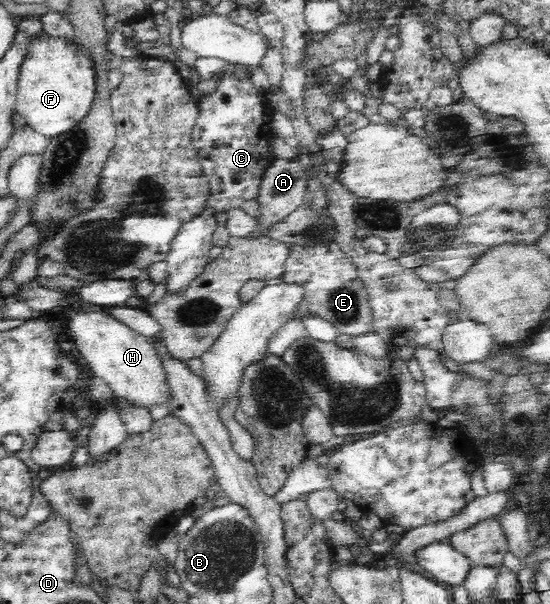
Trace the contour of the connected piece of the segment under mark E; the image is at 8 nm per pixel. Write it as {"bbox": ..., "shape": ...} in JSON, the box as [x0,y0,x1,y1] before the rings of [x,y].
{"bbox":[282,243,375,337],"shape":[[[338,243],[330,246],[314,246],[314,248],[293,245],[289,249],[284,268],[282,282],[299,285],[303,290],[302,300],[292,318],[302,321],[310,314],[314,314],[333,324],[339,333],[346,334],[348,337],[375,332],[372,323],[373,310],[369,301],[371,296],[360,281],[356,265],[349,255],[342,251]]]}

